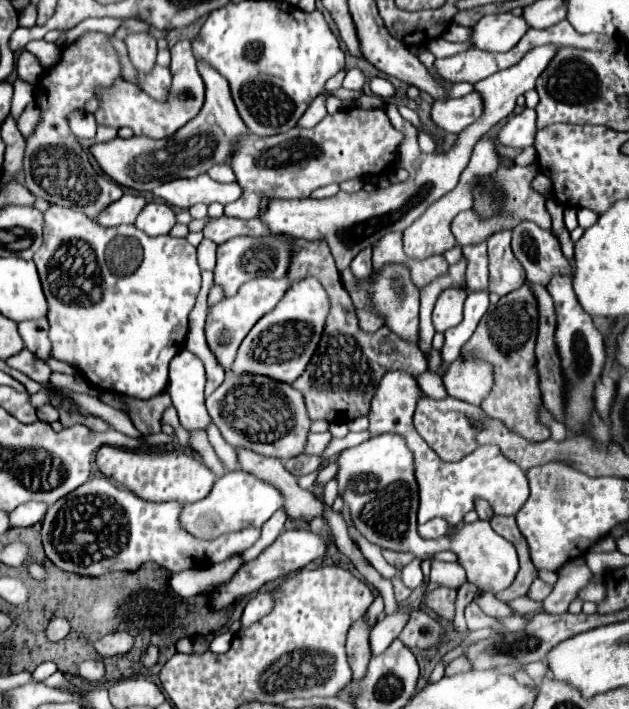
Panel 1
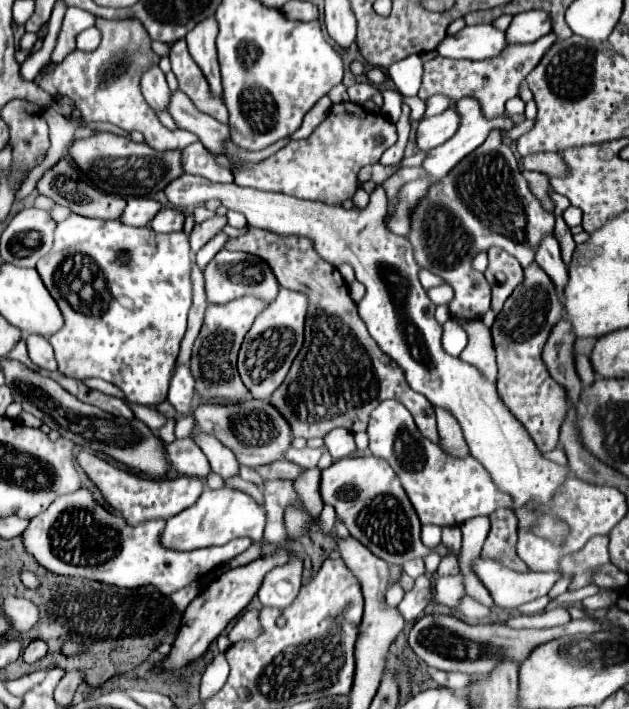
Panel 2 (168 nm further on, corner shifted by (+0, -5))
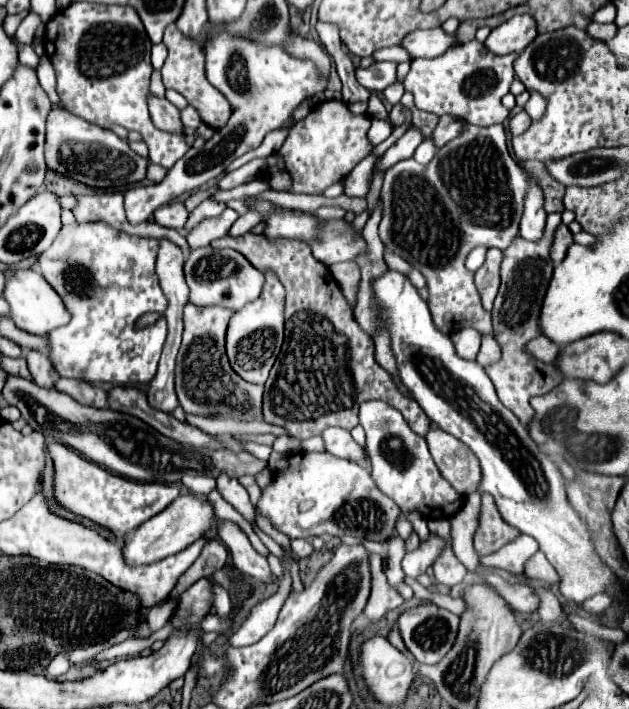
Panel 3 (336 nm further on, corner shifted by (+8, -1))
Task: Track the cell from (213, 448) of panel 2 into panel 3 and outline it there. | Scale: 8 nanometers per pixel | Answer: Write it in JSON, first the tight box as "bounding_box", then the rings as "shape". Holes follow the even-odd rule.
{"bounding_box":[216,474,254,522],"shape":[[[220,474],[216,478],[216,488],[224,496],[224,500],[230,502],[248,522],[254,520],[254,508],[250,504],[248,492],[246,492],[246,488],[236,478],[230,478],[228,474]]]}

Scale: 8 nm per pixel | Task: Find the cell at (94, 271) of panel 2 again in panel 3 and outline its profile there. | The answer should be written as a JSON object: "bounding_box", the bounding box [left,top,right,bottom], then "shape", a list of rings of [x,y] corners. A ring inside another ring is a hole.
{"bounding_box":[36,222,168,386],"shape":[[[76,222],[76,224],[64,224],[54,244],[38,256],[38,264],[36,264],[38,272],[58,292],[66,310],[72,316],[66,326],[60,326],[46,336],[50,348],[50,360],[62,378],[76,378],[84,382],[110,382],[118,386],[126,386],[126,384],[148,386],[154,380],[158,360],[168,336],[166,318],[162,316],[156,324],[144,330],[138,330],[134,324],[136,318],[140,318],[146,312],[164,314],[168,306],[168,300],[156,276],[158,248],[160,248],[160,240],[116,232],[116,228],[112,228],[106,222],[82,222],[82,224]]]}

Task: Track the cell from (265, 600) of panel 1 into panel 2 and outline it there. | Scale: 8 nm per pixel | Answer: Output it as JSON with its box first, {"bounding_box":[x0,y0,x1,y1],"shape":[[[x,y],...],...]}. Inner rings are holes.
{"bounding_box":[258,554,302,608],"shape":[[[292,554],[292,558],[272,568],[258,590],[258,598],[262,606],[274,606],[274,608],[286,608],[294,602],[294,598],[300,592],[300,576],[302,576],[302,556]]]}

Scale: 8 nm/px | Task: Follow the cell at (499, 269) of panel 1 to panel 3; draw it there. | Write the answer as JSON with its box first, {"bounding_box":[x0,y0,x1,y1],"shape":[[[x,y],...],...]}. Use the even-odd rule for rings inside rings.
{"bounding_box":[476,248,502,310],"shape":[[[490,248],[486,254],[486,262],[482,264],[480,270],[476,270],[476,286],[482,296],[482,306],[486,310],[492,310],[492,302],[498,294],[500,286],[500,266],[502,266],[502,250]]]}

